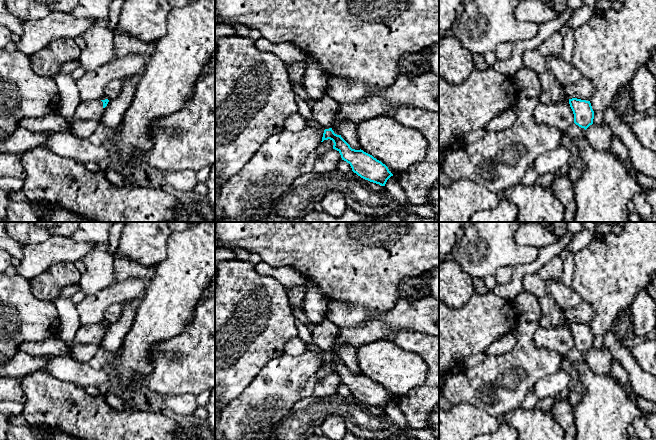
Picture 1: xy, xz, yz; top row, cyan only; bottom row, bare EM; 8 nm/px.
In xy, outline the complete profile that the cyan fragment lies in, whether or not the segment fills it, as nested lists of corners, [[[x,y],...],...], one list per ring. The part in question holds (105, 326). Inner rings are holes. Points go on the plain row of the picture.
[[[108,323],[81,326],[75,334],[74,342],[82,345],[87,345],[89,343],[100,345],[104,332],[107,330],[108,326]]]

